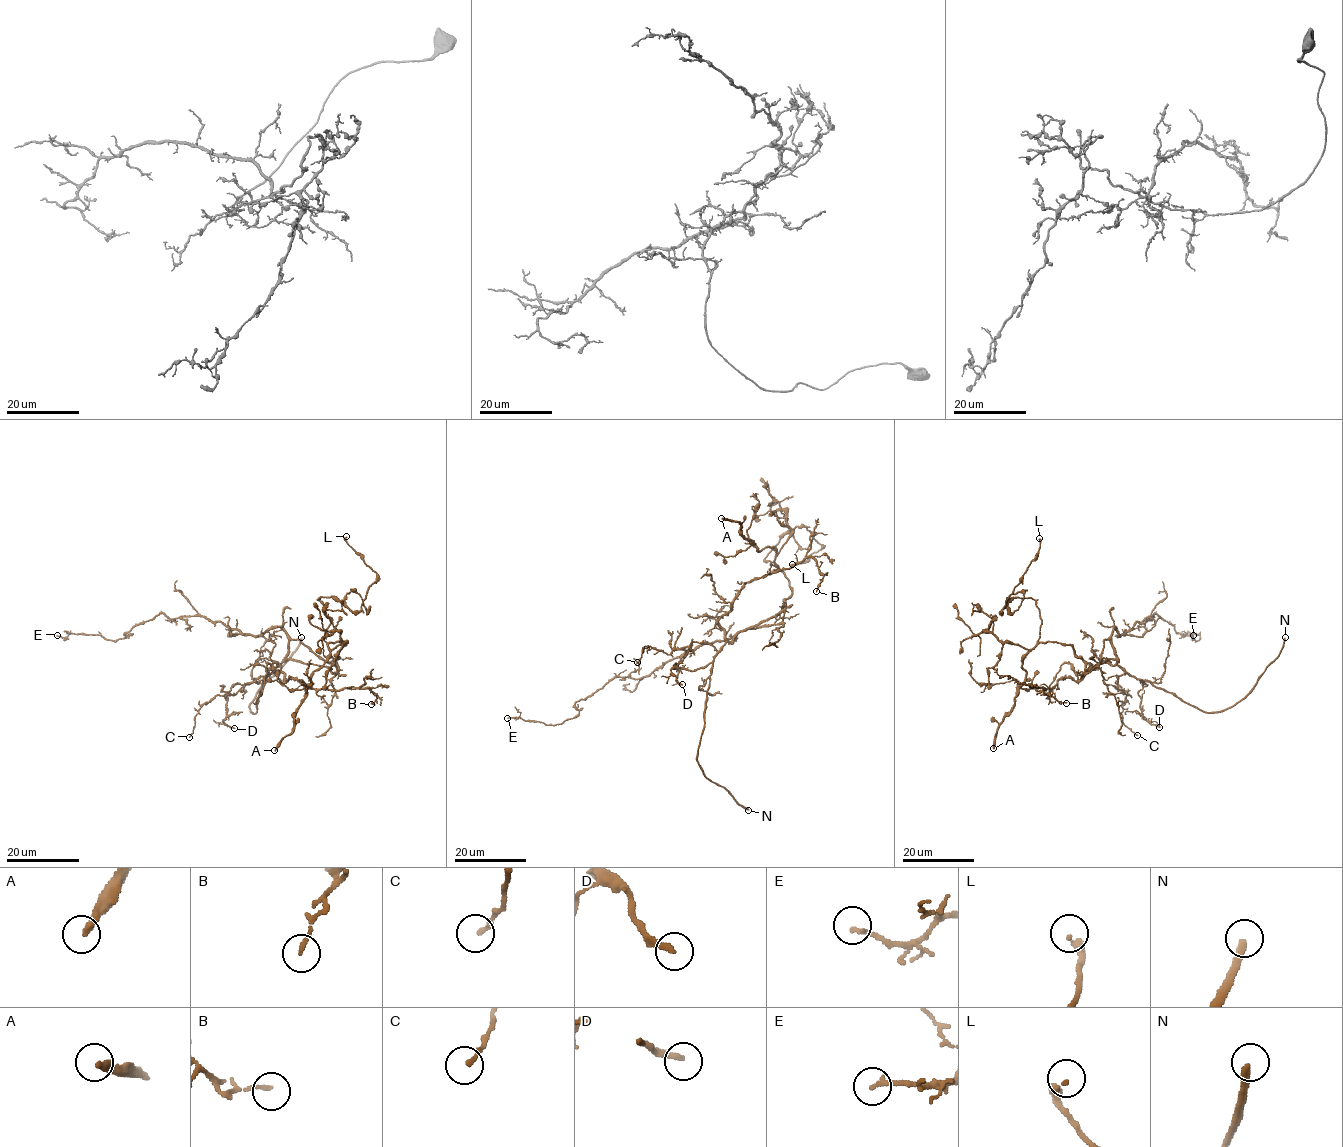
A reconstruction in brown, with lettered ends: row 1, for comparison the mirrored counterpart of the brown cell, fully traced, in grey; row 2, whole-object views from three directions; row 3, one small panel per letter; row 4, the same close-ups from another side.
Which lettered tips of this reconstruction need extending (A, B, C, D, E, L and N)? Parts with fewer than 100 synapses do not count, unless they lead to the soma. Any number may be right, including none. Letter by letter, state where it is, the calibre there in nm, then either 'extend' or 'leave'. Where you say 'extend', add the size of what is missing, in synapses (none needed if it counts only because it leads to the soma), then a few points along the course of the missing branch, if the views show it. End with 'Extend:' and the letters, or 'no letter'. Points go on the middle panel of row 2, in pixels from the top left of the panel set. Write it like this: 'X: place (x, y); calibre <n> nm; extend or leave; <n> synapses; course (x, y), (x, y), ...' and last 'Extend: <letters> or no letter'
A: place (721, 518); calibre 280 nm; extend; 180 synapses; course (721, 518), (707, 506), (701, 487), (686, 473), (670, 469), (671, 458), (646, 448), (617, 447), (591, 422)
B: place (816, 591); calibre 140 nm; leave
C: place (637, 662); calibre 170 nm; leave
D: place (682, 684); calibre 240 nm; leave
E: place (507, 718); calibre 160 nm; leave
L: place (792, 564); calibre 300 nm; leave
N: place (748, 810); calibre 240 nm; extend; course (748, 810), (758, 812), (793, 795), (806, 795), (837, 782), (844, 775), (837, 766)
Extend: A, N

